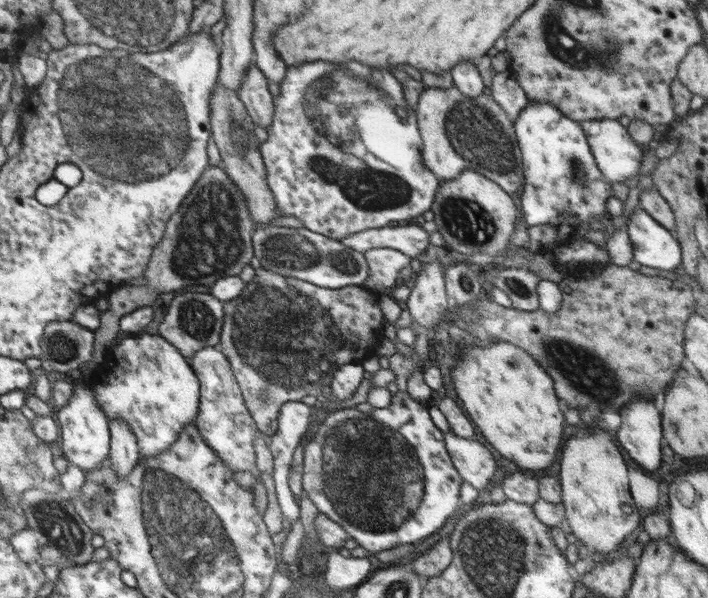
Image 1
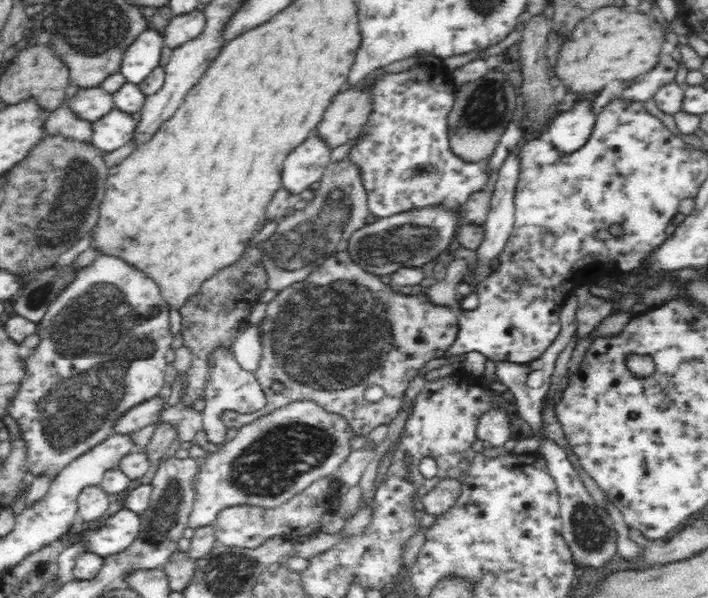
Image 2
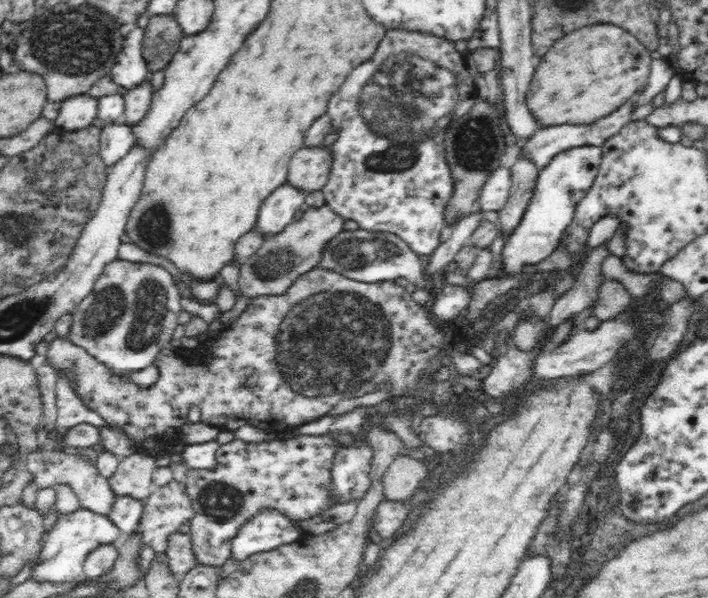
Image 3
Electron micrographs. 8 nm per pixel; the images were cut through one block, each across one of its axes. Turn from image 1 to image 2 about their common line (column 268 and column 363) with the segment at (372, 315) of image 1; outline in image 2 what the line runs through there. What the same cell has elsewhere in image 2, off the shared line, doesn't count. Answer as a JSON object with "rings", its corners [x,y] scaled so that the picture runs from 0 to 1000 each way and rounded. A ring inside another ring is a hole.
{"rings":[[[490,418],[460,430],[460,435],[445,446],[434,465],[422,468],[422,472],[412,475],[398,487],[393,487],[388,498],[377,510],[376,527],[367,538],[370,547],[370,577],[374,579],[374,589],[370,592],[367,612],[364,612],[364,619],[360,624],[360,632],[367,642],[373,661],[376,661],[376,679],[357,689],[359,699],[381,692],[387,682],[401,679],[401,676],[415,672],[415,669],[445,669],[455,679],[459,679],[465,689],[476,689],[476,692],[483,692],[489,697],[500,726],[508,731],[521,726],[532,712],[548,709],[561,696],[569,676],[572,654],[581,635],[590,625],[590,619],[599,615],[602,605],[607,605],[613,599],[623,599],[633,590],[636,579],[644,572],[647,562],[648,542],[645,523],[631,513],[610,508],[595,492],[568,495],[565,490],[565,495],[562,495],[562,488],[555,487],[551,483],[551,478],[544,477],[534,460],[511,450],[500,433],[494,431]],[[528,645],[540,649],[542,662],[534,672],[520,672],[516,667],[514,657],[518,649]]]}

